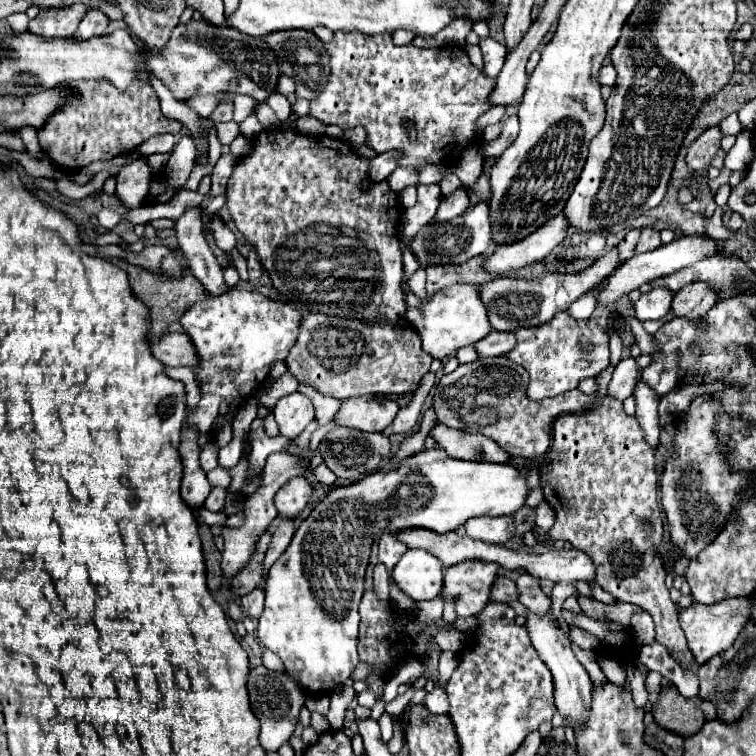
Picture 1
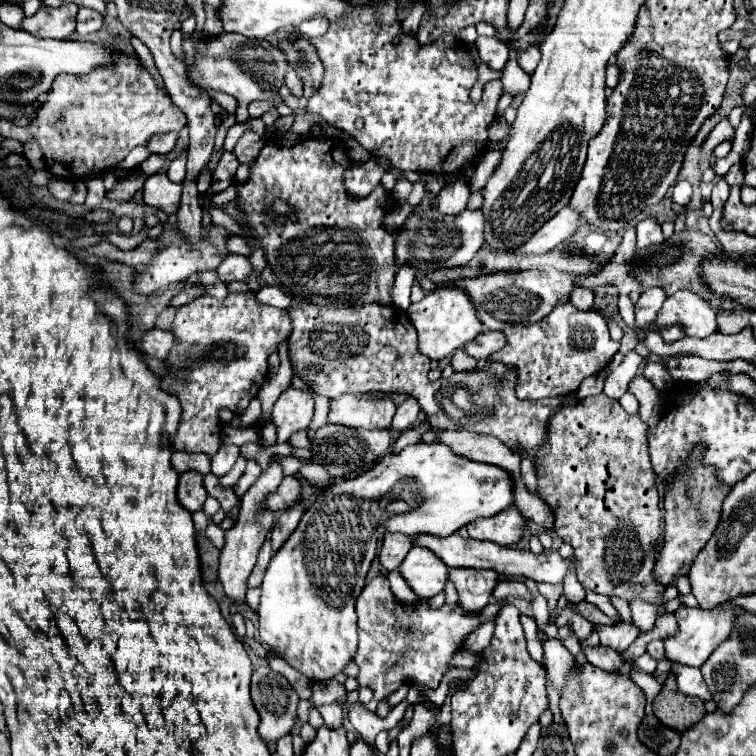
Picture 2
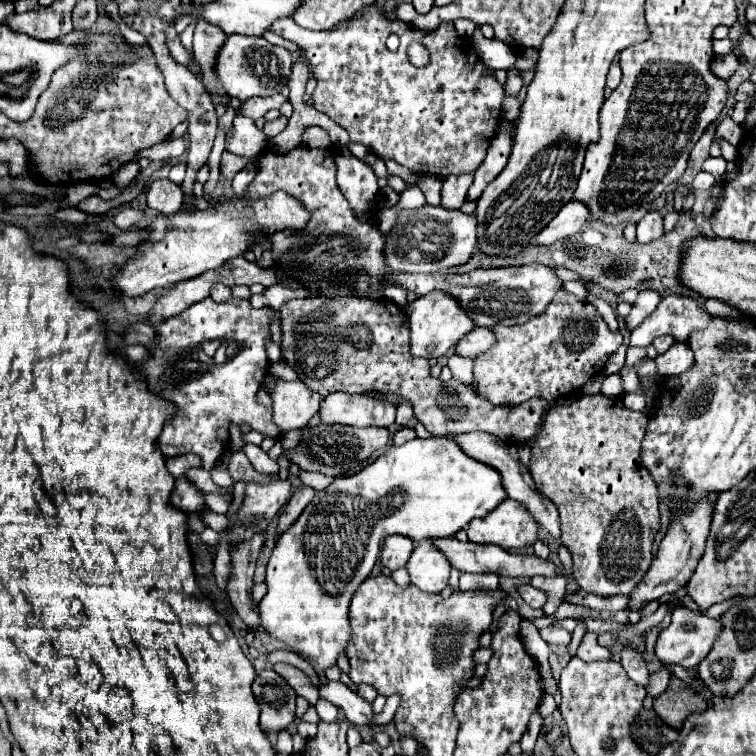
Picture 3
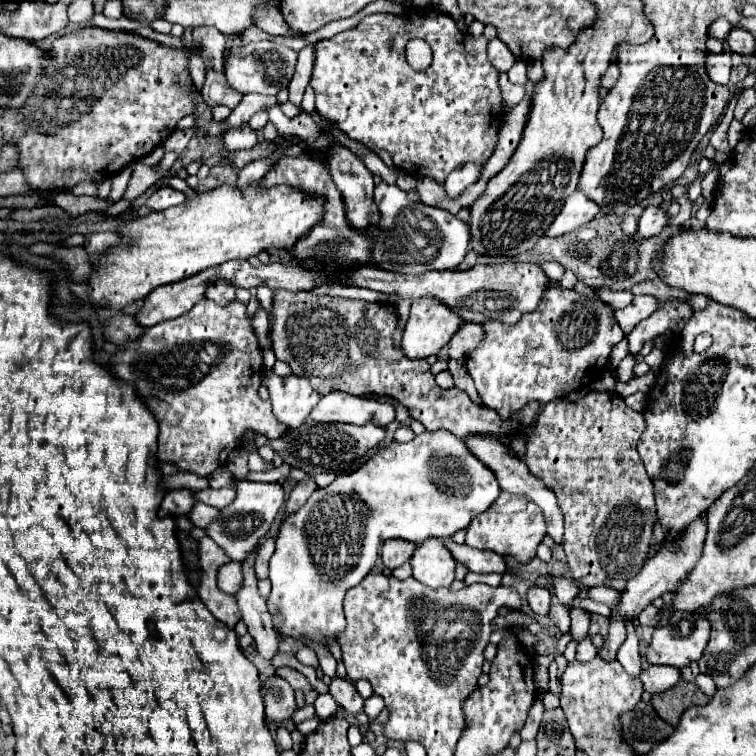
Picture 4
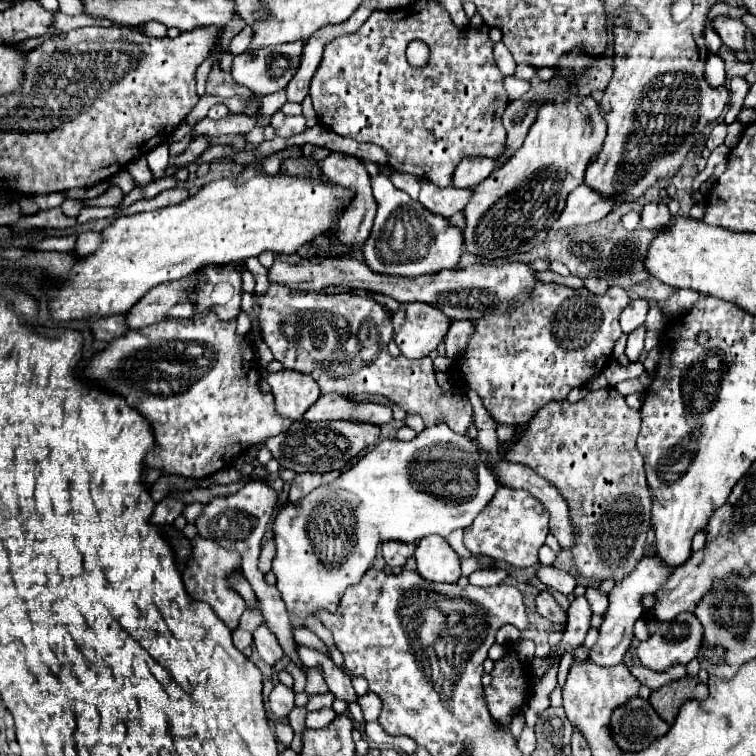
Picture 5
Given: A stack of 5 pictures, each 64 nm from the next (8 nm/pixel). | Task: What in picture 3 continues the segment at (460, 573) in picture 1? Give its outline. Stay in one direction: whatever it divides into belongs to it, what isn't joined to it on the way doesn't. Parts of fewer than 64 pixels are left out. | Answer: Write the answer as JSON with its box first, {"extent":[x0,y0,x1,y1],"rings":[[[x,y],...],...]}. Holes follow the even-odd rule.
{"extent":[460,574,498,592],"rings":[[[460,574],[460,592],[498,588],[496,574]]]}

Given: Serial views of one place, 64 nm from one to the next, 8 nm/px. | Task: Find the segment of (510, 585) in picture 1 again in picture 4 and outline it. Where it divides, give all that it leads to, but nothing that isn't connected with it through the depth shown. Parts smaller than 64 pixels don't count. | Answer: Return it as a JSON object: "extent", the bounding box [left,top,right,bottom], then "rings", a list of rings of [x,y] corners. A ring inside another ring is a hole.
{"extent":[528,586,550,614],"rings":[[[532,586],[528,590],[528,602],[530,602],[530,608],[536,612],[536,614],[548,614],[550,612],[550,592],[546,588],[538,588],[538,586]]]}

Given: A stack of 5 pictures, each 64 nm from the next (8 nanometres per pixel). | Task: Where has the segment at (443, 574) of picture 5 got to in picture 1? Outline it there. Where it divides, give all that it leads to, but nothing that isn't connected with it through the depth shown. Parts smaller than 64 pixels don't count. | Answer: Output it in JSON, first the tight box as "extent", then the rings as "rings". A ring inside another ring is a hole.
{"extent":[392,550,442,602],"rings":[[[408,550],[392,570],[392,578],[416,602],[432,600],[442,592],[442,562],[422,550]]]}

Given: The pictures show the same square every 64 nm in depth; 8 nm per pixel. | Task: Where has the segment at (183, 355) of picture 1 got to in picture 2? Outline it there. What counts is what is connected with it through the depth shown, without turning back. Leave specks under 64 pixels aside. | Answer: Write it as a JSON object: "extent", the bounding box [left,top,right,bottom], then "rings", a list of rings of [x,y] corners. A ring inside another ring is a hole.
{"extent":[138,328,174,360],"rings":[[[152,328],[148,332],[142,334],[142,338],[138,340],[138,348],[142,348],[146,354],[164,360],[170,354],[170,348],[174,344],[174,336],[168,330],[160,330],[160,328]]]}

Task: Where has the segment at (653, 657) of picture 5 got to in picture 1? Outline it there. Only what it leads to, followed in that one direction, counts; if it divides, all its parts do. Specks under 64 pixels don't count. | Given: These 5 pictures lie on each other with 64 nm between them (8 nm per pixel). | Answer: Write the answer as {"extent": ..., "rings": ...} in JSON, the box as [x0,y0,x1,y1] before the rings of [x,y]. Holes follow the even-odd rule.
{"extent":[678,598,750,664],"rings":[[[730,598],[730,600],[722,600],[718,604],[712,604],[712,606],[694,602],[690,608],[680,610],[678,618],[680,618],[680,626],[684,630],[690,654],[694,654],[694,662],[704,664],[712,656],[720,654],[722,650],[726,650],[734,644],[734,640],[738,638],[746,620],[750,618],[750,602],[748,602],[748,598]]]}

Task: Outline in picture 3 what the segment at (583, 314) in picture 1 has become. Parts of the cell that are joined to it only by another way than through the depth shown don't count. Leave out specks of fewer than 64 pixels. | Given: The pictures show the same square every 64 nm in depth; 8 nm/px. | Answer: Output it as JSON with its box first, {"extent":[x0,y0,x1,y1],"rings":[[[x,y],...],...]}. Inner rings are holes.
{"extent":[564,280,588,300],"rings":[[[566,280],[564,282],[564,290],[576,294],[580,300],[586,300],[586,294],[588,294],[588,288],[582,282],[578,282],[578,280]]]}

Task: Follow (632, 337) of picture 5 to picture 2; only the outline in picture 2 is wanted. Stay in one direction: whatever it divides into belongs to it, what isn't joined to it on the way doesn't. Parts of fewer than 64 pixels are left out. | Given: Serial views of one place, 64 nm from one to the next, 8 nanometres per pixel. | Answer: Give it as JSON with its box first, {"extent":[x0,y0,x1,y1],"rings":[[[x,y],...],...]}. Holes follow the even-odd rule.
{"extent":[636,290,718,340],"rings":[[[680,290],[666,298],[658,316],[650,324],[644,324],[638,330],[636,340],[644,340],[648,332],[660,332],[660,328],[668,328],[674,324],[682,326],[686,336],[696,336],[696,338],[706,338],[714,334],[718,328],[712,306],[698,294]]]}

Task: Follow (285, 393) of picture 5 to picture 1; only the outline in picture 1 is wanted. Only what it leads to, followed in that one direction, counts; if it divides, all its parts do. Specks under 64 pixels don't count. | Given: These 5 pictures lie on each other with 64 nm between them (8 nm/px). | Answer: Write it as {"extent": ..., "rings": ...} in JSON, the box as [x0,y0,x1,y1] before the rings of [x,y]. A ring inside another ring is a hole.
{"extent":[274,392,314,440],"rings":[[[292,392],[278,400],[274,406],[274,418],[280,426],[280,434],[288,440],[294,440],[312,422],[314,406],[304,394]]]}

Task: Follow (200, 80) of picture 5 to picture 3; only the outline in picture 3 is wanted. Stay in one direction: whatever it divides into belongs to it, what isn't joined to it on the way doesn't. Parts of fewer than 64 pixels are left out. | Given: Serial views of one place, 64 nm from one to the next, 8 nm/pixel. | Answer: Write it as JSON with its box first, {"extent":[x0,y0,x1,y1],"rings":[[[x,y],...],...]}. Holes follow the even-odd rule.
{"extent":[166,37,194,67],"rings":[[[178,37],[174,40],[167,39],[166,43],[167,43],[167,46],[168,46],[172,56],[175,58],[175,60],[178,63],[188,67],[190,61],[194,58],[193,52],[187,50],[181,44]]]}

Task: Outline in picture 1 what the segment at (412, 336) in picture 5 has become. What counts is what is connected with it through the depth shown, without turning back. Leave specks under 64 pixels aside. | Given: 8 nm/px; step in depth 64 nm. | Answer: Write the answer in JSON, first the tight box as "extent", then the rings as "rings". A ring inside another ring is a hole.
{"extent":[406,284,492,360],"rings":[[[454,284],[442,288],[440,292],[436,292],[432,300],[422,300],[420,306],[408,308],[406,318],[418,330],[424,352],[438,360],[454,356],[456,350],[462,346],[476,344],[478,340],[482,340],[482,336],[486,336],[492,330],[486,318],[486,306],[480,302],[476,284]]]}

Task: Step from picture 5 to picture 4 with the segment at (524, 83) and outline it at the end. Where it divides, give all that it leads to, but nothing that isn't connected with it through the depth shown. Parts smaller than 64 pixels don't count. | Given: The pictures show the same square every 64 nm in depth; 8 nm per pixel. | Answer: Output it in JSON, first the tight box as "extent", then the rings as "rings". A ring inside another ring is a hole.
{"extent":[499,73,526,110],"rings":[[[500,73],[499,85],[502,88],[502,96],[504,96],[504,110],[512,110],[524,96],[526,96],[526,88],[524,86],[518,86],[518,84],[512,84],[508,80],[507,73]]]}

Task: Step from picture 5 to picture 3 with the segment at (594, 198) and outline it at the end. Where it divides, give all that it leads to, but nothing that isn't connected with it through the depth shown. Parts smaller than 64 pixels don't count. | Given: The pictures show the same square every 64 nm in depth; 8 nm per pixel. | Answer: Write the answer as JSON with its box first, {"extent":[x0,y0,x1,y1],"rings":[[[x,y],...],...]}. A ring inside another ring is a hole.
{"extent":[534,200,590,246],"rings":[[[570,200],[552,218],[552,222],[534,238],[534,244],[550,246],[558,240],[564,240],[564,238],[580,232],[580,228],[588,220],[590,220],[590,210],[586,208],[586,204],[580,204],[580,200]]]}

